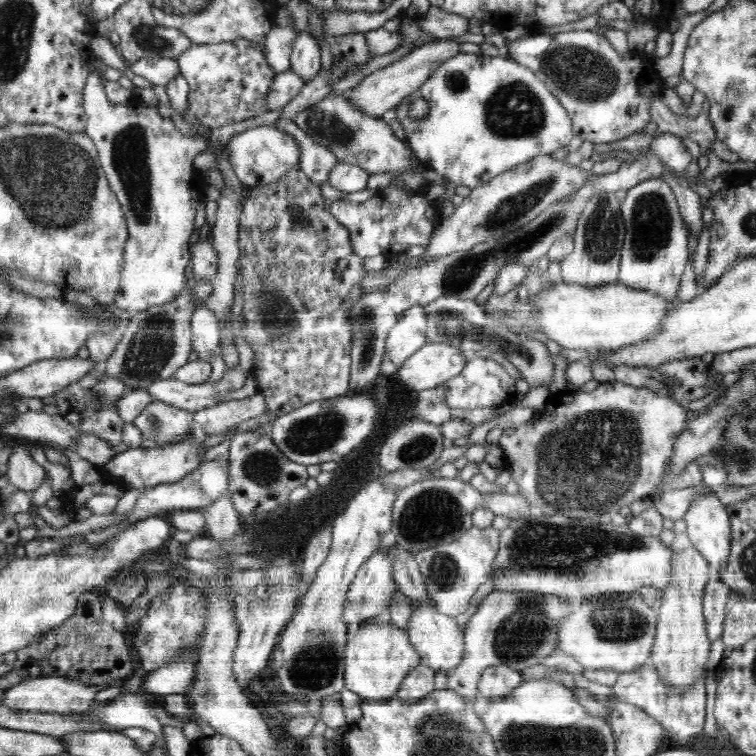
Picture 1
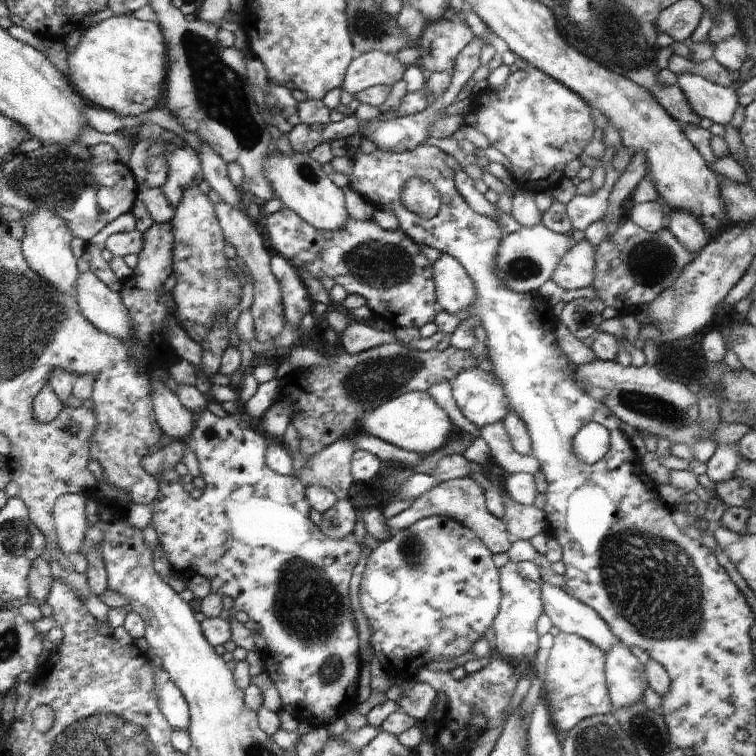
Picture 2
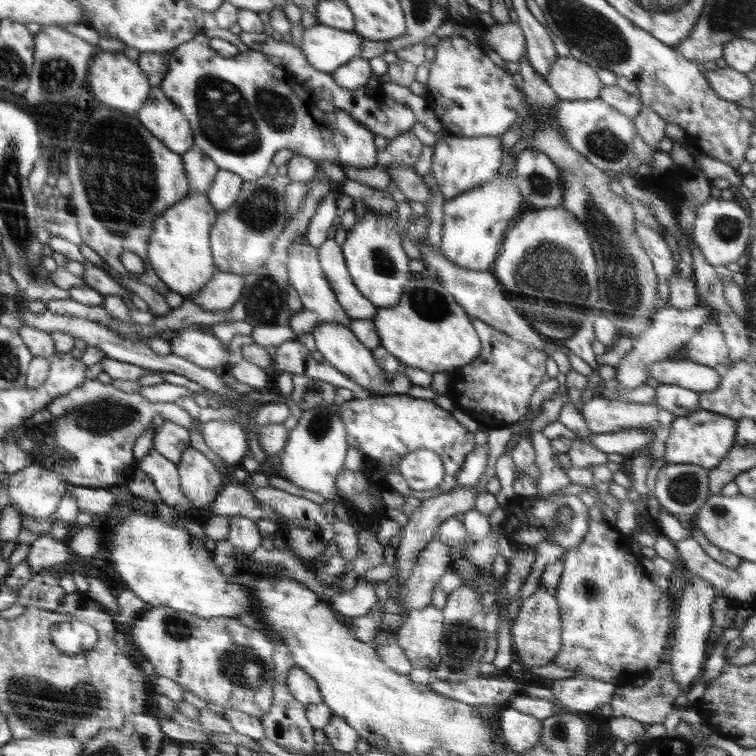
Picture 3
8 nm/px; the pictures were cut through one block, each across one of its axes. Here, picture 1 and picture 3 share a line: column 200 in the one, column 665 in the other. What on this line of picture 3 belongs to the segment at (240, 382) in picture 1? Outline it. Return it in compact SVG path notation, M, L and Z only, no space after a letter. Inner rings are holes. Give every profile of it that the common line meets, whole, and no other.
M659 383L656 391L656 404L671 412L675 417L685 417L698 411L699 394L687 388Z

